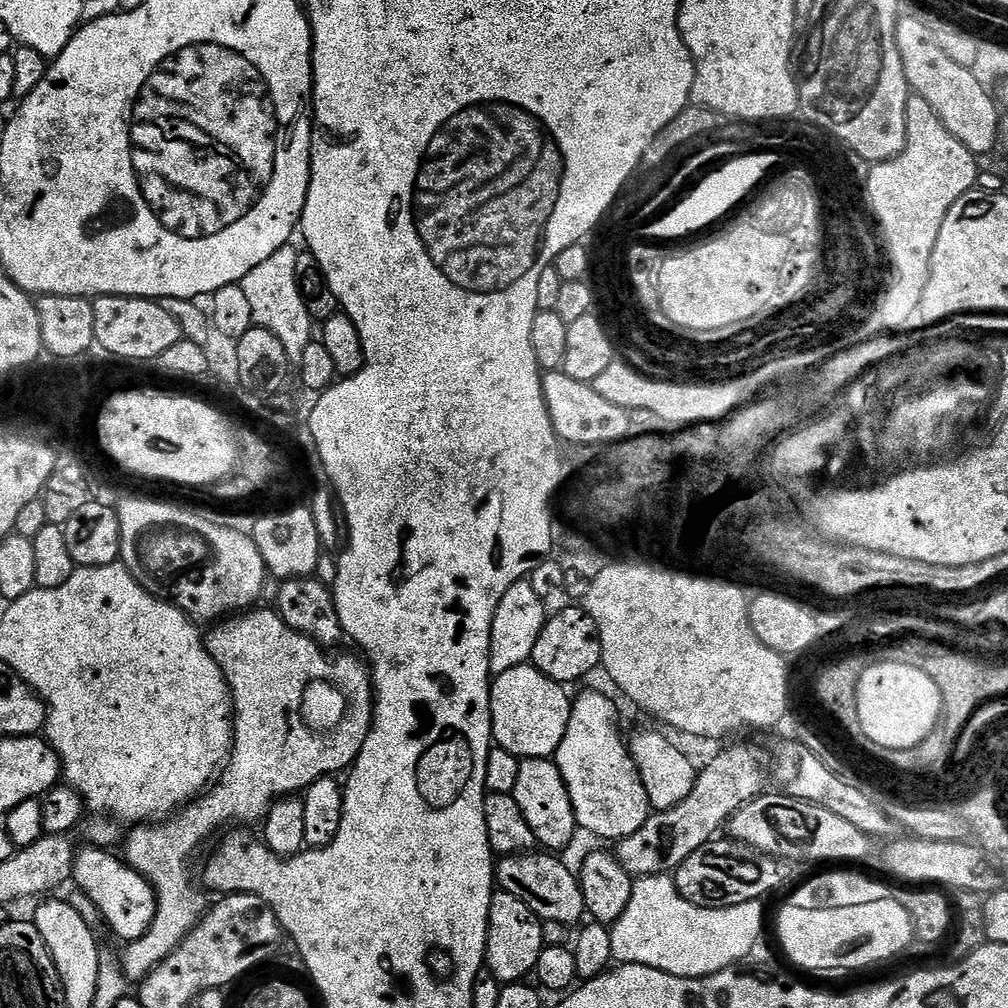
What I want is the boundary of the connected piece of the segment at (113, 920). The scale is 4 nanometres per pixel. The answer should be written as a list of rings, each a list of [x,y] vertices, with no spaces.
[[[91,846],[84,848],[75,853],[72,861],[72,880],[79,891],[85,892],[90,901],[100,912],[101,921],[123,942],[131,942],[142,938],[150,930],[150,926],[156,917],[156,891],[152,889],[152,883],[147,880],[131,863],[125,862],[119,855],[111,856],[110,853],[104,852],[103,847]]]

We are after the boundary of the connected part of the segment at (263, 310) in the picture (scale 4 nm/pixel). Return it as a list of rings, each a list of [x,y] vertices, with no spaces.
[[[289,246],[270,254],[262,266],[254,266],[250,274],[242,281],[247,301],[251,305],[253,325],[270,330],[278,342],[282,342],[282,350],[286,350],[289,365],[298,366],[302,362],[302,353],[306,346],[314,342],[314,321],[310,310],[306,310],[306,302],[300,293],[296,277],[297,249]]]

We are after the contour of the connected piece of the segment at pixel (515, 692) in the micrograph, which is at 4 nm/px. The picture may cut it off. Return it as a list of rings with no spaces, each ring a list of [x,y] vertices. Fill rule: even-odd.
[[[530,662],[514,666],[514,670],[506,670],[495,677],[492,681],[492,739],[495,747],[504,748],[510,754],[525,760],[547,760],[555,757],[570,722],[573,697],[568,696],[568,692],[565,685],[542,674]]]

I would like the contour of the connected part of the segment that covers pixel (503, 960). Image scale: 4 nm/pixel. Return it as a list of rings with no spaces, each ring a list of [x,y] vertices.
[[[503,890],[492,893],[490,918],[488,919],[488,949],[484,955],[487,971],[501,985],[514,984],[535,973],[536,963],[545,947],[544,925],[534,910],[526,906],[514,894]]]

